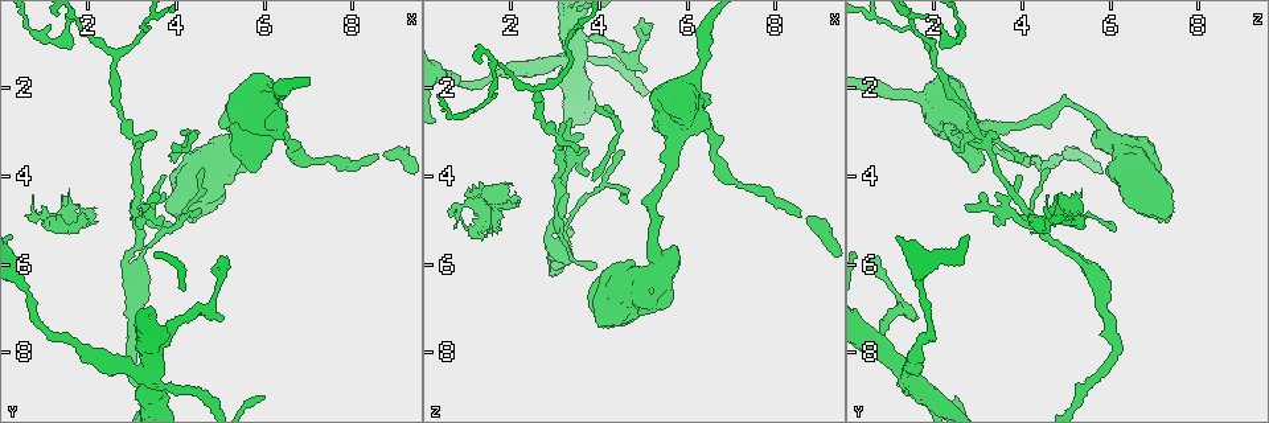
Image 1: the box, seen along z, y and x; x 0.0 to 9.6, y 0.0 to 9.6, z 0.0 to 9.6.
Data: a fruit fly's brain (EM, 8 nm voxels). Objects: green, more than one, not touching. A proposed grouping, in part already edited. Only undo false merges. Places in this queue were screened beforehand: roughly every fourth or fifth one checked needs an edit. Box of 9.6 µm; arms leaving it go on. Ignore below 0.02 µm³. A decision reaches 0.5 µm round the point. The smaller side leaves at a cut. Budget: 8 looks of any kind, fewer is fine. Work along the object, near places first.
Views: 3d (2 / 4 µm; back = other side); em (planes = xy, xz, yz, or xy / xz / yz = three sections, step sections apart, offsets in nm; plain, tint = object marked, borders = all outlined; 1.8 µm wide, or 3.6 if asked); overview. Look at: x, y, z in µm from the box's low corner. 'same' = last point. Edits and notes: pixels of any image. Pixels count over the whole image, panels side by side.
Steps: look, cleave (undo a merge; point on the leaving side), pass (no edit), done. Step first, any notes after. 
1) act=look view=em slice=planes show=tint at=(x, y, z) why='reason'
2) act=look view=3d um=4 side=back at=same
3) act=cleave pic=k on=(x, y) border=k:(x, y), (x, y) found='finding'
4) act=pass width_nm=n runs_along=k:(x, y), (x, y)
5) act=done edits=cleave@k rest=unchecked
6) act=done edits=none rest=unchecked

act=look view=em slice=planes show=tint at=(5.25, 2.35, 5.10) why='calibre changes'

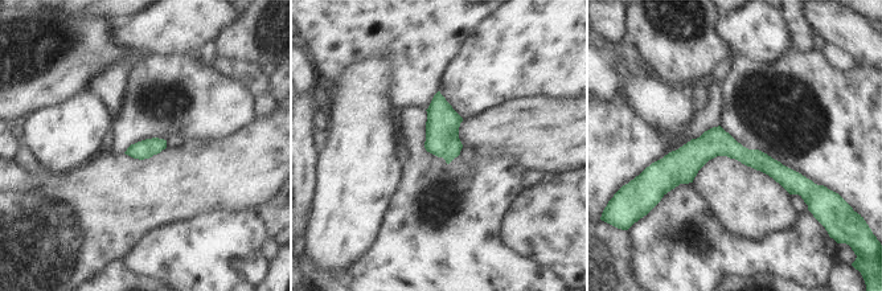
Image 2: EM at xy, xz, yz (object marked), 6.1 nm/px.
act=pass runs_along=2:(659, 167), (731, 148), (805, 183) found='all the same neuron'

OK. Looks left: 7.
act=look view=em slice=yz step=4 show=tint at=(3.10, 5.00, 4.30) why='arms run side by side'

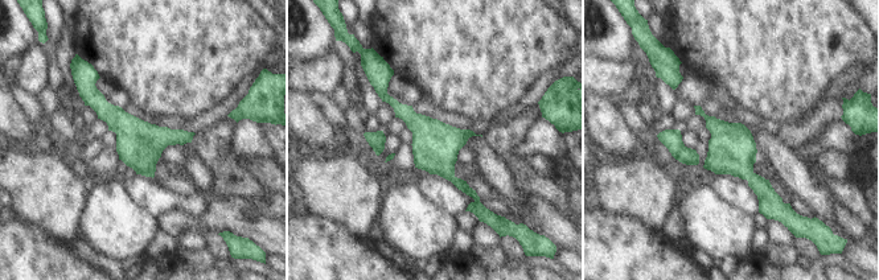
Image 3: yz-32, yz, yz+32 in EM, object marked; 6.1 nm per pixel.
act=pass runs_along=3:(385, 81), (383, 93), (434, 141), (476, 209) found='one neuron here'

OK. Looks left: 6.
act=look view=em slice=planes show=tint at=(3.35, 8.40, 1.30)

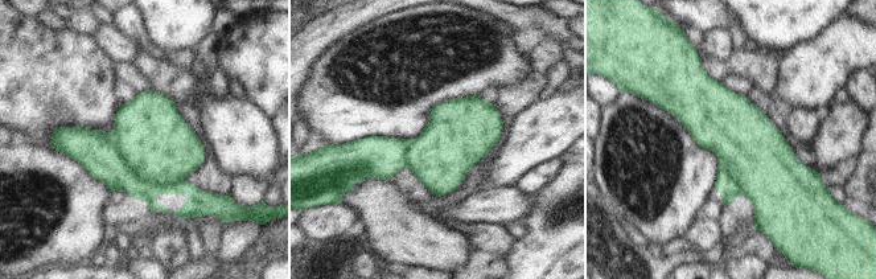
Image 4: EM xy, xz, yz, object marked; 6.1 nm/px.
act=cleave pic=4 on=(102, 160) part_leaving=4:(64, 130), (139, 189), (200, 195) found='a second neuron is stuck on'

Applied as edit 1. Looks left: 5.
act=done edits=cleave@4 rest=unchecked

